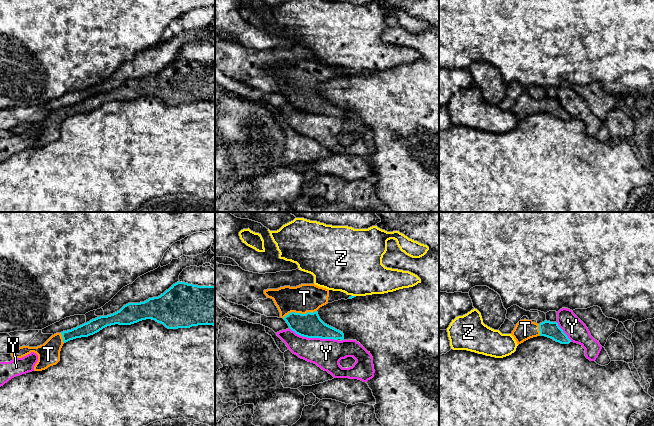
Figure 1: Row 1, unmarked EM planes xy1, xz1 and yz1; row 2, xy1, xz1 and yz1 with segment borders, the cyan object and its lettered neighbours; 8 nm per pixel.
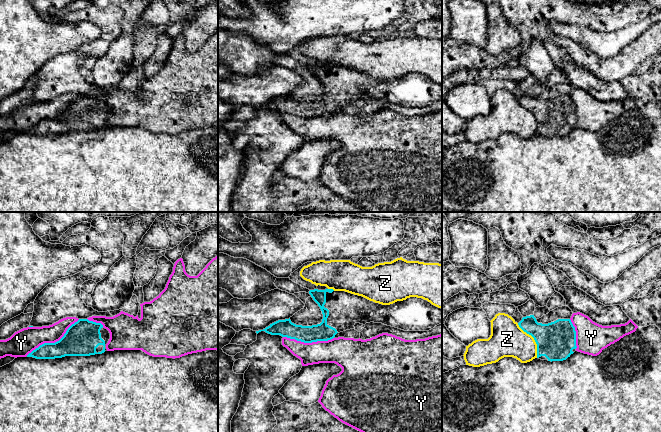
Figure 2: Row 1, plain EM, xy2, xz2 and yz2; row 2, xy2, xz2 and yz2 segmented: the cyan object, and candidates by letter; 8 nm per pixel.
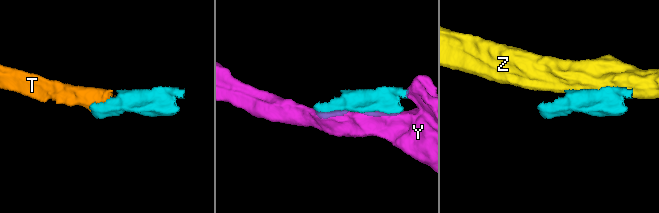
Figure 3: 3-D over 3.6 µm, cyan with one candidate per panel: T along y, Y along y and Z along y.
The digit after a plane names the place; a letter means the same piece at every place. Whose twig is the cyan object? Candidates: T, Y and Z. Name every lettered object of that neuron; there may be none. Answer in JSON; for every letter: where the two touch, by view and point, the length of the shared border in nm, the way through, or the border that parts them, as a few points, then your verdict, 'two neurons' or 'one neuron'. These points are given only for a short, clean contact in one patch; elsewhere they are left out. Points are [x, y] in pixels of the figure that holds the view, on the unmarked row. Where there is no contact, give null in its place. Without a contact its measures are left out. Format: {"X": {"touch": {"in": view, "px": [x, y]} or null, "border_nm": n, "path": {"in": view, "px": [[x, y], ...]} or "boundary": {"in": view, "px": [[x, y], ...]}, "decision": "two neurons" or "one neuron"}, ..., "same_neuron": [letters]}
{"T": {"touch": {"in": "xz1", "px": [299, 89]}, "border_nm": 280, "decision": "one neuron"}, "Y": {"touch": {"in": "xy2", "px": [53, 119]}, "border_nm": 500, "decision": "two neurons"}, "Z": {"touch": {"in": "yz2", "px": [534, 115]}, "border_nm": 320, "decision": "two neurons"}, "same_neuron": ["T"]}

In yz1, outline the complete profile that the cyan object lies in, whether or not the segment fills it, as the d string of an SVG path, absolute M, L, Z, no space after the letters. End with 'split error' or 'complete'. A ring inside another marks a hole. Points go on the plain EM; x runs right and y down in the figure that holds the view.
M520 96L516 100L511 111L518 121L537 112L545 112L561 120L569 120L571 118L557 98L550 98L547 96L540 100L532 98L531 96Z; split error

